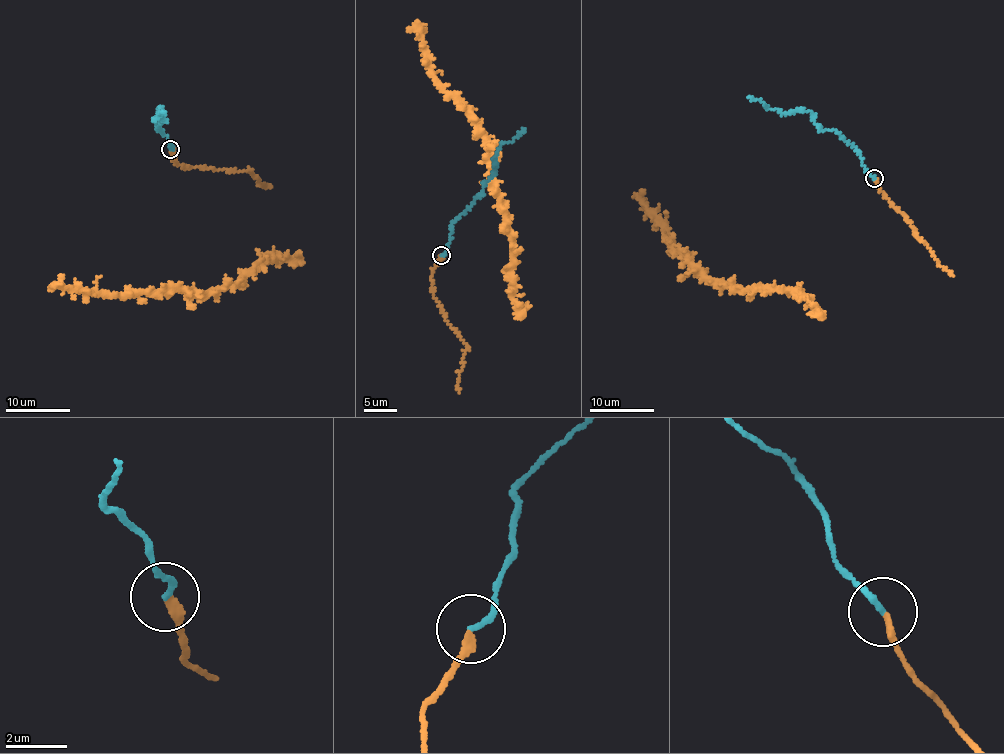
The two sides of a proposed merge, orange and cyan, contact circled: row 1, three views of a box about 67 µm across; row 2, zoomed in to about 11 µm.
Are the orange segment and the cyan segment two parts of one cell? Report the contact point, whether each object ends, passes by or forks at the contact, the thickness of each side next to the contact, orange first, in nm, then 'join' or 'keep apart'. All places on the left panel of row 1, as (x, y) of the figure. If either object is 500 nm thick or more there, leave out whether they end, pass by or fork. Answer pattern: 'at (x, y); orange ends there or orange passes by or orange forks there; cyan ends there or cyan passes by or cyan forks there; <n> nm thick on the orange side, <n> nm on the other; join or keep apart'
at (170, 149); orange ends there; cyan ends there; 240 nm thick on the orange side, 180 nm on the other; join

